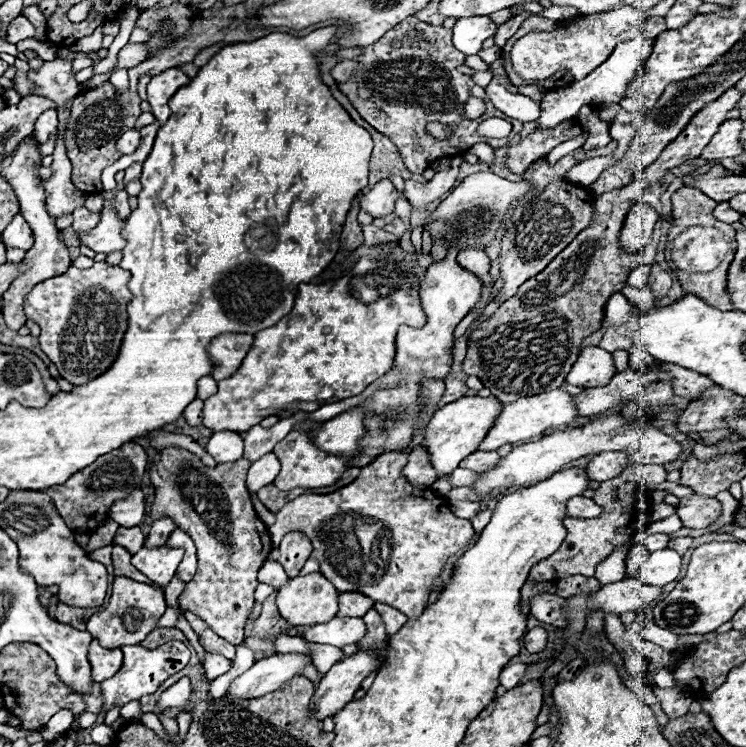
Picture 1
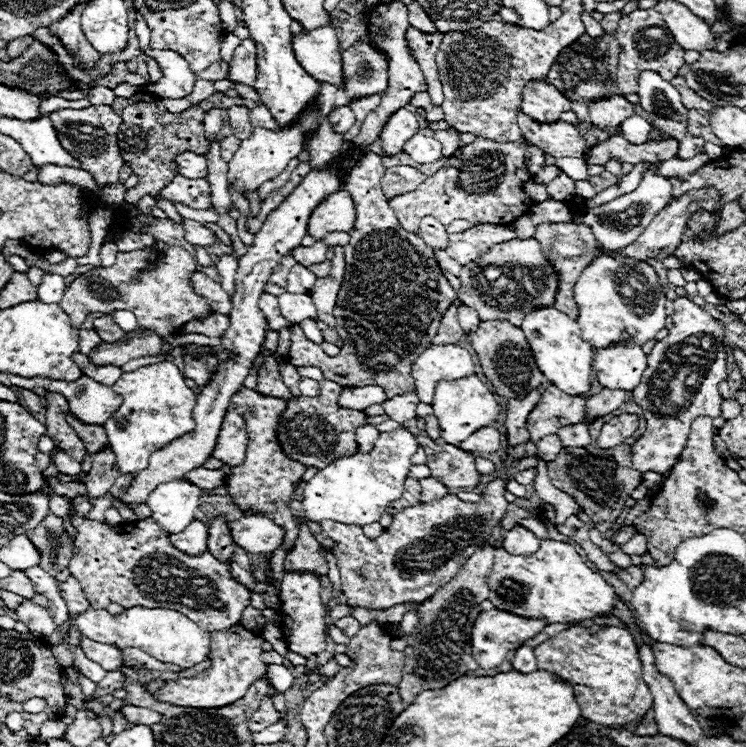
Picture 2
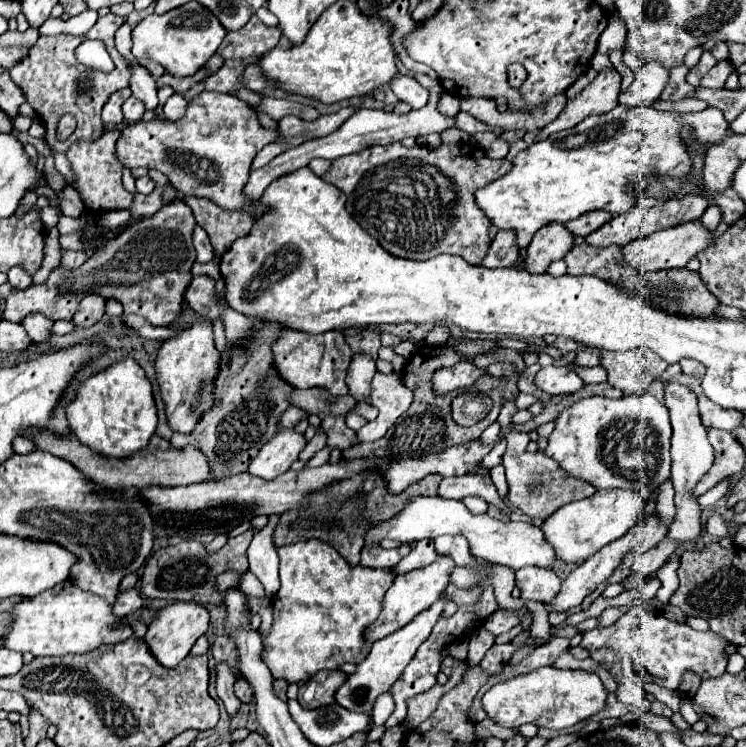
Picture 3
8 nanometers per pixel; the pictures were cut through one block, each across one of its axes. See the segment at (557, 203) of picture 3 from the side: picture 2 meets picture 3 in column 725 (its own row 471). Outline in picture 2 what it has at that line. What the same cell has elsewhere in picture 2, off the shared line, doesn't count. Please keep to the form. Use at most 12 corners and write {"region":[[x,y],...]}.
{"region":[[172,362],[124,372],[102,426],[120,474],[192,432],[196,394]]}

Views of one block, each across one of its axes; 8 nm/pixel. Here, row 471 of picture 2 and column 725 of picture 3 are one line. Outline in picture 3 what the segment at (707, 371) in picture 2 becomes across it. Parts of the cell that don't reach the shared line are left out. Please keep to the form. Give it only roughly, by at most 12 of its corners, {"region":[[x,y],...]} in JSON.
{"region":[[634,606],[582,646],[630,654],[642,680],[678,690],[722,676],[730,642]]}

